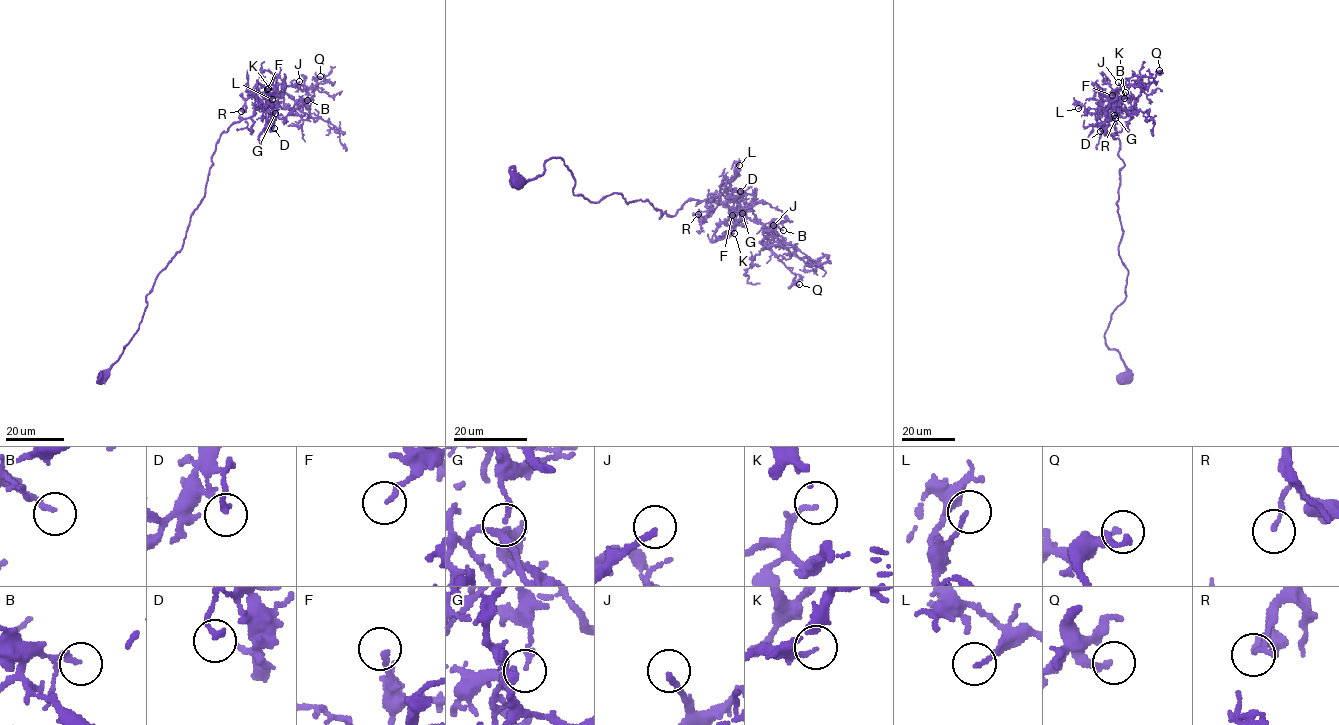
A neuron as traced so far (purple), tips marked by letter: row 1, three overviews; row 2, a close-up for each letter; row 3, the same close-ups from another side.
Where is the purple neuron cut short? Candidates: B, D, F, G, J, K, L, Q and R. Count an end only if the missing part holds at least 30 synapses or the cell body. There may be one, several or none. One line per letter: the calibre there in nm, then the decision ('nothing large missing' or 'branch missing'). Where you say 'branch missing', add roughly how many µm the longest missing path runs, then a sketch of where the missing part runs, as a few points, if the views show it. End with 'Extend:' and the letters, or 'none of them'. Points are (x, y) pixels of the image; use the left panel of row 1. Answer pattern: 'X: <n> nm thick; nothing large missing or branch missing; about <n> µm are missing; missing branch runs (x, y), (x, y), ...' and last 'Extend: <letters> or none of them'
B: 160 nm thick; nothing large missing
D: 190 nm thick; nothing large missing
F: 180 nm thick; nothing large missing
G: 140 nm thick; nothing large missing
J: 200 nm thick; branch missing; about 20 µm are missing; missing branch runs (299, 81), (324, 79), (335, 71), (334, 67)
K: 120 nm thick; nothing large missing
L: 140 nm thick; nothing large missing
Q: 200 nm thick; nothing large missing
R: 180 nm thick; nothing large missing
Extend: J

